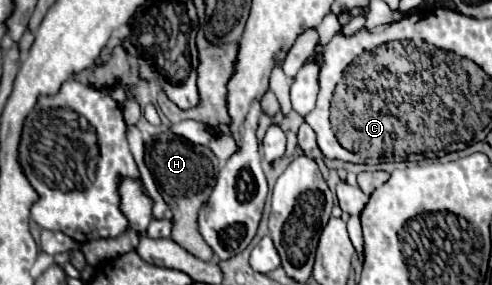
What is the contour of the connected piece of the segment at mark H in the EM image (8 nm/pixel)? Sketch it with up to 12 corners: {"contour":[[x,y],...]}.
{"contour":[[169,131],[145,163],[165,199],[171,239],[211,261],[197,213],[215,187],[203,147]]}

